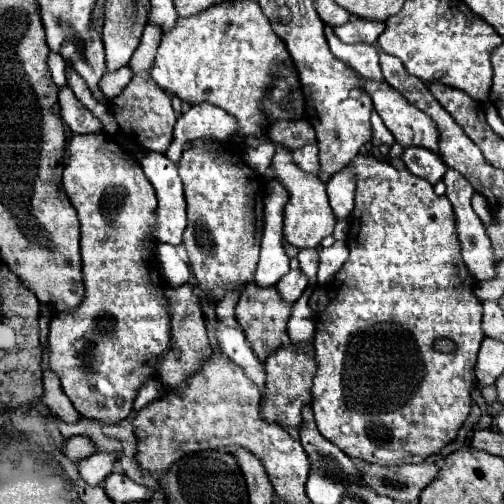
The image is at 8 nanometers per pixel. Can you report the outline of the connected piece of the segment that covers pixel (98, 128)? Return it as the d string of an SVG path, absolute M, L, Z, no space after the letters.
M62 86L58 90L58 104L60 104L60 116L64 124L74 134L104 132L104 124L100 124L100 120L96 120L96 116L92 116L92 112L88 112L84 104L76 100L76 96L72 96L72 90L68 86Z

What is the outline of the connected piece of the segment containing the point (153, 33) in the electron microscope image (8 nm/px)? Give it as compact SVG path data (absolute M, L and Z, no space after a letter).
M150 23L146 24L142 34L142 44L138 46L138 50L134 52L128 64L133 71L132 82L122 90L120 96L112 100L112 110L114 110L116 122L120 124L120 130L126 134L138 134L136 140L144 150L152 150L160 154L164 154L168 146L172 144L172 130L176 124L176 114L172 110L170 96L164 94L152 82L149 74L162 34L160 27Z

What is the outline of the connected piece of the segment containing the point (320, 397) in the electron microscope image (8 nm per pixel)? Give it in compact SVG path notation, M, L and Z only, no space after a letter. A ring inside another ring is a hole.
M356 156L350 166L356 174L356 206L350 214L350 232L348 232L348 248L350 256L346 264L336 274L334 282L328 286L328 306L316 314L316 336L314 336L314 358L316 358L316 376L312 384L312 410L318 424L318 430L324 438L344 450L350 458L374 462L374 464L418 464L428 456L438 454L446 444L450 444L464 420L470 414L472 406L472 388L476 384L474 368L480 344L484 340L482 332L482 302L474 294L474 276L468 272L462 256L460 256L460 240L456 236L456 216L452 212L452 204L446 196L436 196L430 182L414 176L408 170L396 170L384 160L376 160L372 156ZM438 340L454 342L454 350L440 352L436 348Z

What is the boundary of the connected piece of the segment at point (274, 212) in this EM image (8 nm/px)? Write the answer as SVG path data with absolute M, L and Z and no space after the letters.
M272 182L270 192L264 196L264 236L254 274L254 282L260 286L274 286L284 274L288 274L288 256L284 252L282 236L282 212L286 202L286 190L278 182Z

